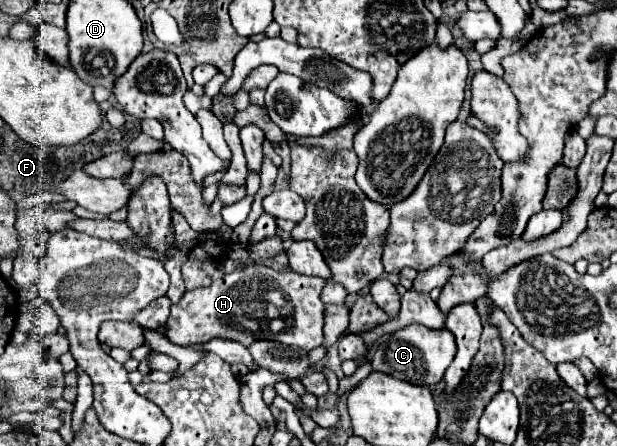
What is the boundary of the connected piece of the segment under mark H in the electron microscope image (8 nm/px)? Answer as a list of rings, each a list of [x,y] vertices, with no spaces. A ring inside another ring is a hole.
[[[281,236],[263,238],[257,244],[247,246],[245,250],[237,248],[227,256],[231,260],[241,260],[243,268],[237,268],[231,274],[225,274],[221,280],[215,280],[207,288],[197,288],[185,292],[185,296],[171,306],[171,316],[167,320],[165,336],[179,346],[189,346],[195,342],[207,342],[215,336],[231,338],[241,342],[243,346],[253,340],[279,340],[289,346],[299,346],[309,352],[323,342],[323,320],[325,320],[325,304],[321,302],[321,290],[325,288],[325,278],[319,276],[303,276],[285,268],[285,272],[277,272],[269,266],[257,264],[255,260],[273,260],[283,252]],[[283,292],[281,302],[271,302],[265,294]]]

